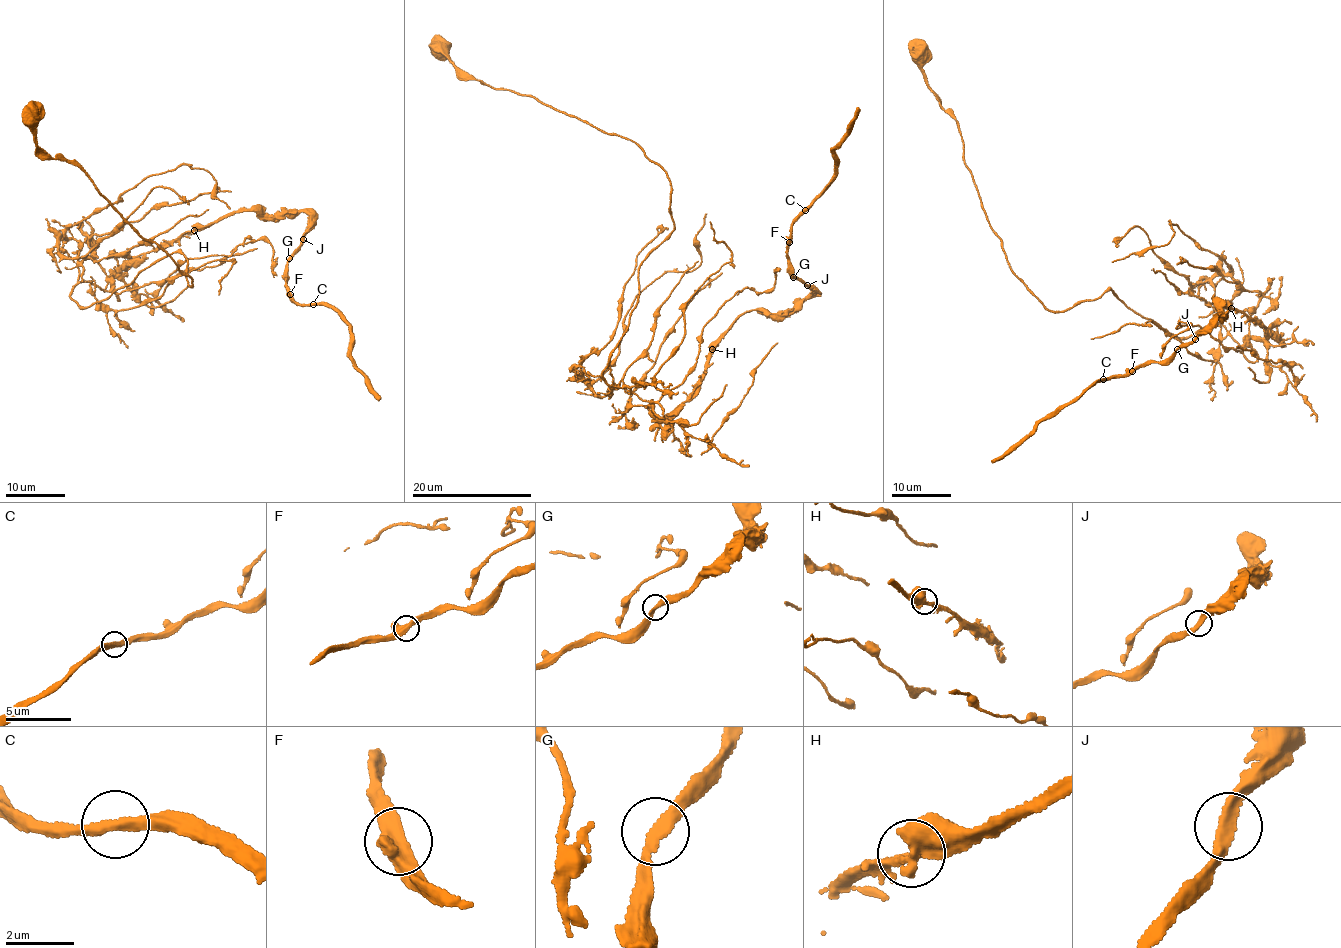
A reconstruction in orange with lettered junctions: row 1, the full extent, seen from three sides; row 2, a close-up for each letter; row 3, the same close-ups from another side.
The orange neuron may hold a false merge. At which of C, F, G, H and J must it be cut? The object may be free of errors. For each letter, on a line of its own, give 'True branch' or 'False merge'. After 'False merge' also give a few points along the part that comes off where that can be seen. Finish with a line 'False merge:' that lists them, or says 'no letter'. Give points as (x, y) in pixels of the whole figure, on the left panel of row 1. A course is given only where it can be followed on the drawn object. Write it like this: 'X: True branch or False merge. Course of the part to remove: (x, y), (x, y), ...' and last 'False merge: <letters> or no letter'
C: True branch
F: True branch
G: True branch
H: False merge. Course of the part to remove: (194, 230), (237, 211), (307, 215), (289, 261), (290, 296), (330, 307), (348, 325), (353, 365), (379, 401)
J: True branch
False merge: H

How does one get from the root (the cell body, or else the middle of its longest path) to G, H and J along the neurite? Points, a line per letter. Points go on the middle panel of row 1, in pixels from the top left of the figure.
G: (439, 51), (665, 172), (674, 230), (602, 378), (667, 431), (739, 316), (811, 296), (792, 278)
H: (439, 51), (632, 140), (665, 172), (674, 230), (639, 269), (606, 382), (671, 431), (712, 349)
J: (439, 51), (665, 172), (674, 230), (602, 378), (667, 431), (739, 316), (794, 312), (807, 285)

